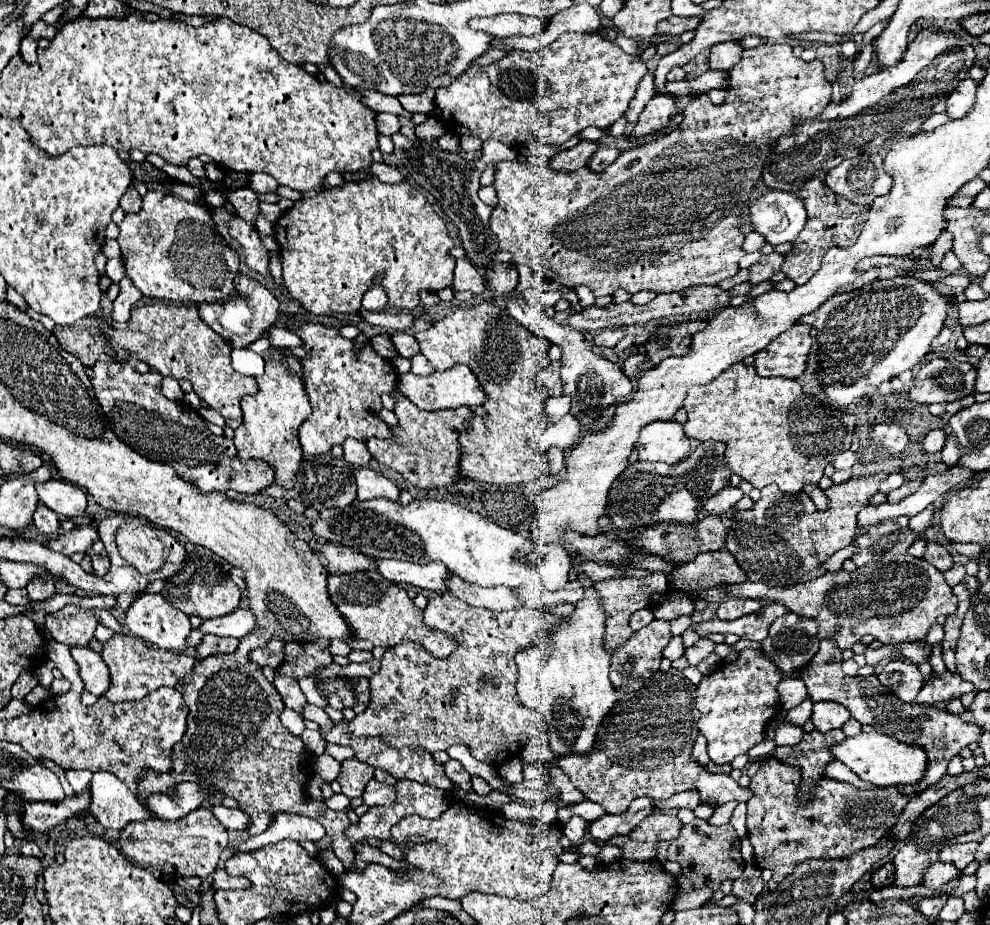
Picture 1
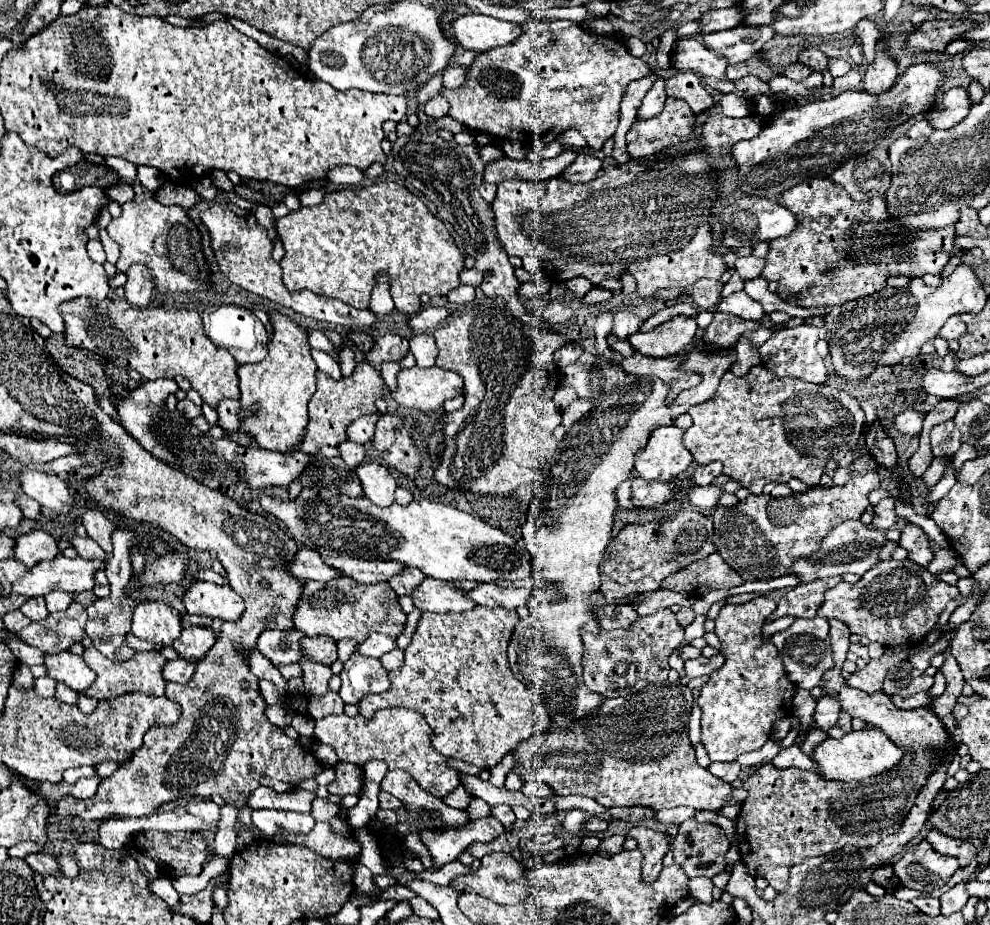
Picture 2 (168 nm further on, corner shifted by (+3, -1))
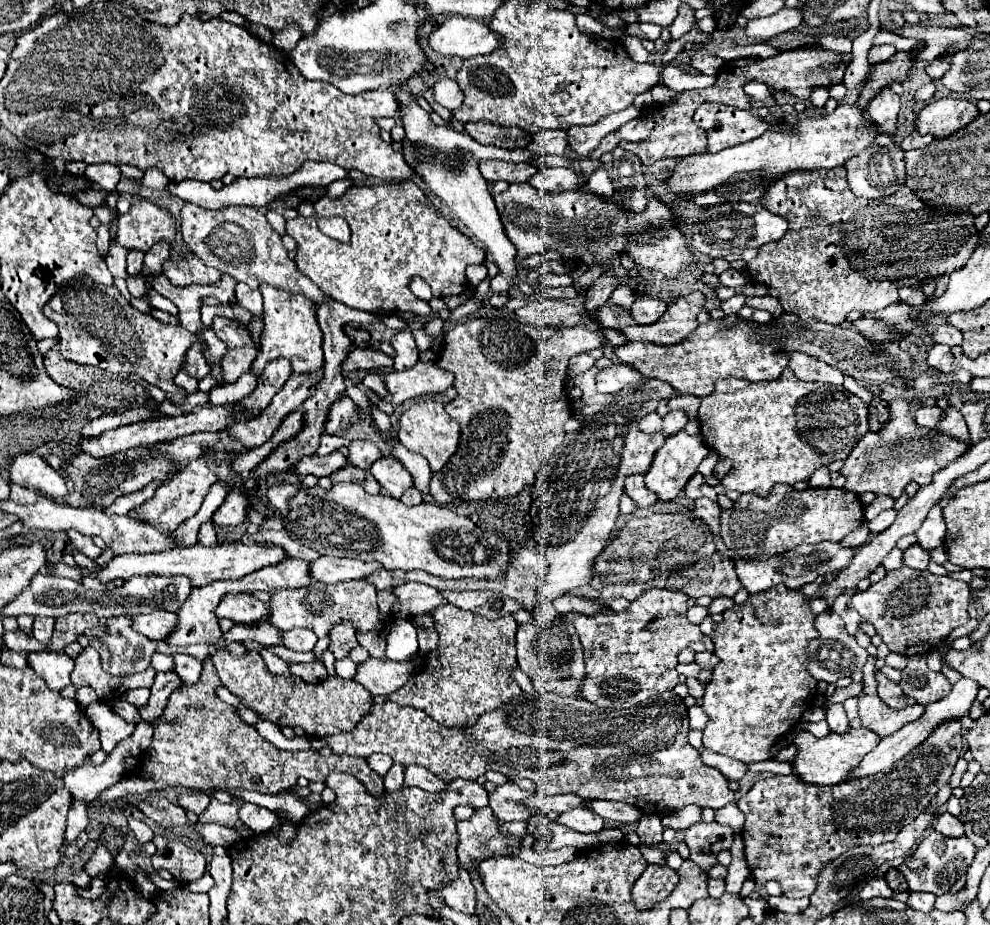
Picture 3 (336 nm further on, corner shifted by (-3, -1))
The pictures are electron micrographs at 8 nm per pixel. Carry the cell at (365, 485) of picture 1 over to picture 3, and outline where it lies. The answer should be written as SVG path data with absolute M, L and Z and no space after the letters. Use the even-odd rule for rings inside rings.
M382 457L382 459L374 461L374 465L370 467L370 473L380 483L382 493L386 493L394 499L400 499L402 493L414 485L410 473L404 469L404 465L398 459Z

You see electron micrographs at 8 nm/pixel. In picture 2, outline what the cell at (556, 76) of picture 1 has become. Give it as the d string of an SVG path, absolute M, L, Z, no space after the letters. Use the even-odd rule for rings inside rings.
M532 15L522 23L522 35L514 43L476 55L466 83L454 91L442 91L442 95L450 103L448 115L472 131L488 131L500 139L531 144L542 135L552 141L568 129L578 129L588 141L588 147L600 151L606 139L616 131L620 101L628 83L650 75L650 71L652 69L642 59L630 55L614 37L588 33L574 21L544 21L540 15Z

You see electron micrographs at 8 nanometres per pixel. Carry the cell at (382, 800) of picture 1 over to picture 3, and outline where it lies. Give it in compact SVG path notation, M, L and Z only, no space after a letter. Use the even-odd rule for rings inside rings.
M410 765L410 767L404 769L404 785L420 787L424 791L442 791L442 789L446 789L444 781L438 781L438 777L434 777L432 773L428 773L420 765Z

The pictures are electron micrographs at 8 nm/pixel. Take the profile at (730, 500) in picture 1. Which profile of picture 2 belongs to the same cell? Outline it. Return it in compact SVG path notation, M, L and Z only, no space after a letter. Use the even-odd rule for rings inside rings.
M692 485L688 489L688 499L692 505L700 507L700 509L714 509L718 499L722 495L722 489L720 487L714 487L714 485L708 485L708 487L698 487L698 485Z

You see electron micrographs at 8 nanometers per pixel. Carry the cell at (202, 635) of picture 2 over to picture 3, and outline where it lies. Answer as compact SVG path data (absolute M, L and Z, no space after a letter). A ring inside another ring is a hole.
M176 653L174 655L174 671L182 677L182 681L188 685L188 683L194 683L198 681L200 673L202 673L202 661L196 659L196 657L188 657L184 653Z

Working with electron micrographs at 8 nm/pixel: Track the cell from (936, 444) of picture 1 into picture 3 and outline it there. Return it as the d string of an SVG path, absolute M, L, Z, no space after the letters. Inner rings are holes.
M948 407L946 409L946 417L940 423L940 431L956 441L964 441L970 443L970 433L966 427L966 421L962 417L962 413L956 407Z

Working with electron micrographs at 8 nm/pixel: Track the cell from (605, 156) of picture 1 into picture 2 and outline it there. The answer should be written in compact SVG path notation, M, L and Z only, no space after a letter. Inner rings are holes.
M578 153L576 161L560 177L564 177L570 183L588 183L600 171L602 171L602 161L600 159L596 159L592 155L586 155L586 153Z

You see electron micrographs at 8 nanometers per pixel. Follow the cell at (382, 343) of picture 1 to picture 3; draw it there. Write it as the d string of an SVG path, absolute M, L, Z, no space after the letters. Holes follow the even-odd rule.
M344 327L344 333L348 335L348 339L356 345L356 347L364 347L370 343L370 333L366 329L358 329L358 327Z

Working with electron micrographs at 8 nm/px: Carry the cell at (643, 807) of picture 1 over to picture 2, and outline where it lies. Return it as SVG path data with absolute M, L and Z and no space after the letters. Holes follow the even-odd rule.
M588 815L588 817L584 819L584 829L590 831L590 833L602 833L602 831L606 831L606 827L608 827L608 821L602 819L602 817Z

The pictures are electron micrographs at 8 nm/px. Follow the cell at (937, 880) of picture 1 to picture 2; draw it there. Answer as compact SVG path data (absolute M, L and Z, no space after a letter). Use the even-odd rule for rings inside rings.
M922 839L898 857L894 863L894 875L904 887L930 893L938 887L944 887L958 867L960 865L956 857L936 853L932 845Z

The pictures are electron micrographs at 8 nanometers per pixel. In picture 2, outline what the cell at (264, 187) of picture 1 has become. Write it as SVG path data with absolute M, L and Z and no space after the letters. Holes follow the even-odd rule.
M256 205L254 215L256 215L256 219L258 219L258 223L260 223L262 227L266 227L266 229L272 229L272 227L274 227L274 217L272 217L270 207L266 207L266 205Z

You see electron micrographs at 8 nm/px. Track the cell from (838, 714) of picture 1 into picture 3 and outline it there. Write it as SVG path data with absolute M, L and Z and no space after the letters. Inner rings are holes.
M840 703L830 705L826 709L826 721L834 733L846 733L848 731L848 719L846 719L844 707Z

